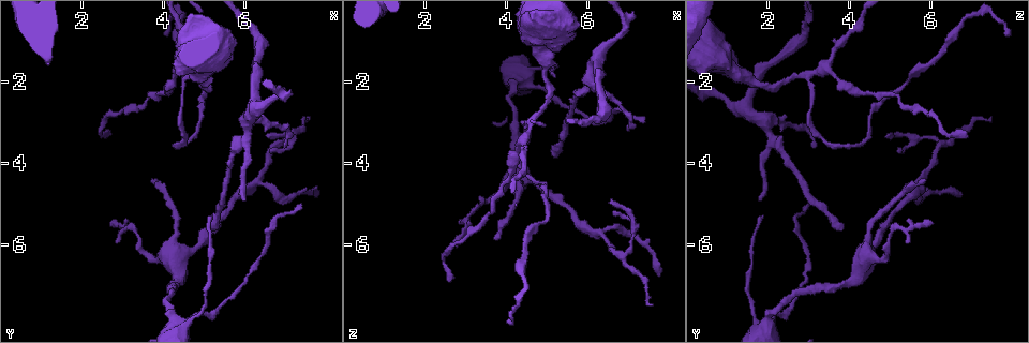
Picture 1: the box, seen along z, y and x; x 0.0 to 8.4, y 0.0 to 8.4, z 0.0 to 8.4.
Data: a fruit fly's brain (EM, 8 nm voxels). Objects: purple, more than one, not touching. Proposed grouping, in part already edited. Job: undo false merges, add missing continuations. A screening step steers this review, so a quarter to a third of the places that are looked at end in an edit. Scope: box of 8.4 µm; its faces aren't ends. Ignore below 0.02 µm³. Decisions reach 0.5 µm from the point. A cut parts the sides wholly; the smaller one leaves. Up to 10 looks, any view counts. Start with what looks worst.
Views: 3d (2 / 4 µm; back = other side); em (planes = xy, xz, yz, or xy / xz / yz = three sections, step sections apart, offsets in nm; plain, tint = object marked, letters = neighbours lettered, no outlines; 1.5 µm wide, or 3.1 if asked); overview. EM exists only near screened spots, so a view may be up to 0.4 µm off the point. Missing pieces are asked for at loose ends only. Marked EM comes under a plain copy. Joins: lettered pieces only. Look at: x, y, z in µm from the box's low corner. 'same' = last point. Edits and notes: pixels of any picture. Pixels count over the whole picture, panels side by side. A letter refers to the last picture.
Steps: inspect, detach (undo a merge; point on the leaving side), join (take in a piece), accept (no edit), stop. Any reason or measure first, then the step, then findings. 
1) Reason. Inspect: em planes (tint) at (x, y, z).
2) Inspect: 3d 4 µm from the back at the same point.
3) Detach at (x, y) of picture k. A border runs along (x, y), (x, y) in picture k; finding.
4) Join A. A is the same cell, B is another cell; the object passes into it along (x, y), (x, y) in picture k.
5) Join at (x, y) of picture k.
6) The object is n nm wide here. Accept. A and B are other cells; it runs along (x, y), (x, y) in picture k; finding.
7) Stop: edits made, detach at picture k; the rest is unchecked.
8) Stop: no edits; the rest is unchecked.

Sharp bend. Inspect: 3d 4 µm at (4.60, 1.85, 2.95).

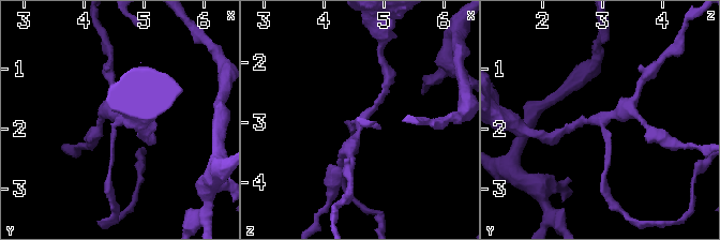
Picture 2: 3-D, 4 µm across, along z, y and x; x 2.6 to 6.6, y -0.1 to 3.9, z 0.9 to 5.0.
Inspect: em yz step 4 (letters) at (4.55, 1.85, 3.00).

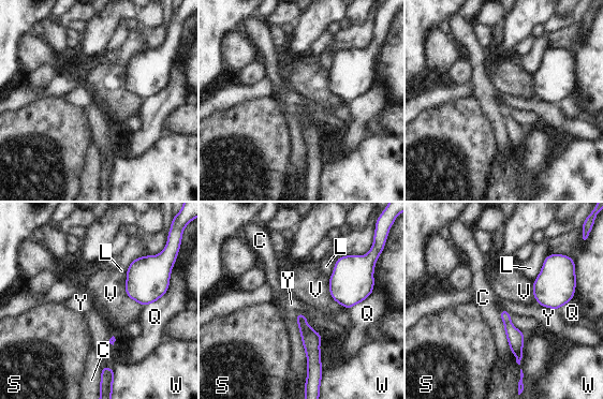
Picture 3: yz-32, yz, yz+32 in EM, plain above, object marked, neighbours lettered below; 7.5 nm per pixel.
The object is 80 nm wide here. Accept. C, L, Q, S, V, W and Y are other cells; it runs along (298, 315), (319, 366) in picture 3; one cell here.

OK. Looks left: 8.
Tapers out. Inspect: 3d 2 µm at (6.05, 4.95, 1.80).

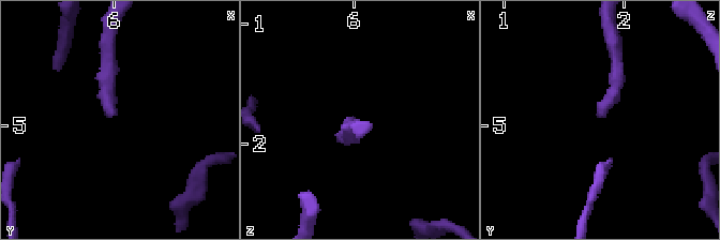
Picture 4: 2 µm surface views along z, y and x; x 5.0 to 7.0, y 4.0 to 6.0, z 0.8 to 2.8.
Inspect: em xy step 8 (tint) at (6.04, 4.92, 1.82).

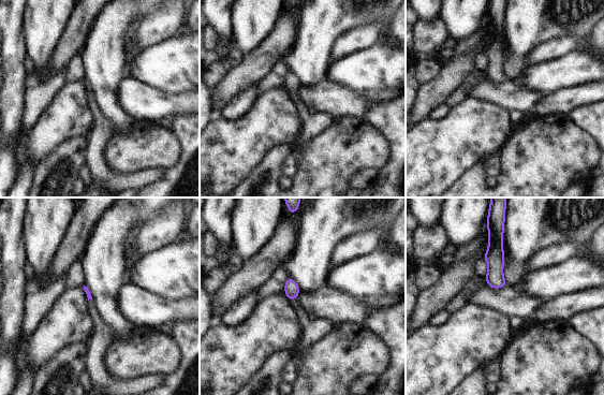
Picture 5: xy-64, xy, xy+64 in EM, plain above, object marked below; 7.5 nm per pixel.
See the neighbours. Inspect: em xy step 8 (letters) at the same point.

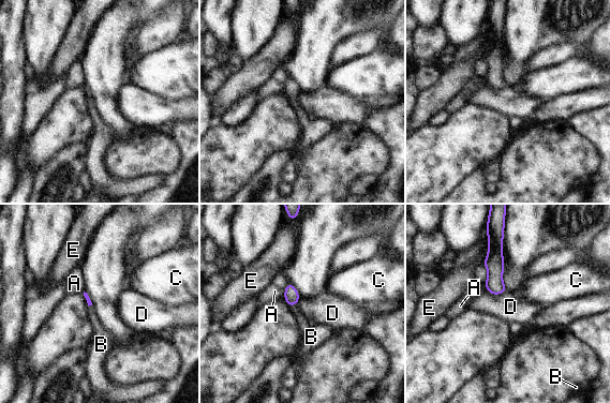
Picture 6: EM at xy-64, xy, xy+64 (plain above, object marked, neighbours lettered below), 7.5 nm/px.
Join B. B is the same cell, A, C, D and E are other cells; the object passes into it along (292, 297), (293, 304), (309, 333) in picture 6; it goes on there.

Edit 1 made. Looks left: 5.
Inspect: overview.

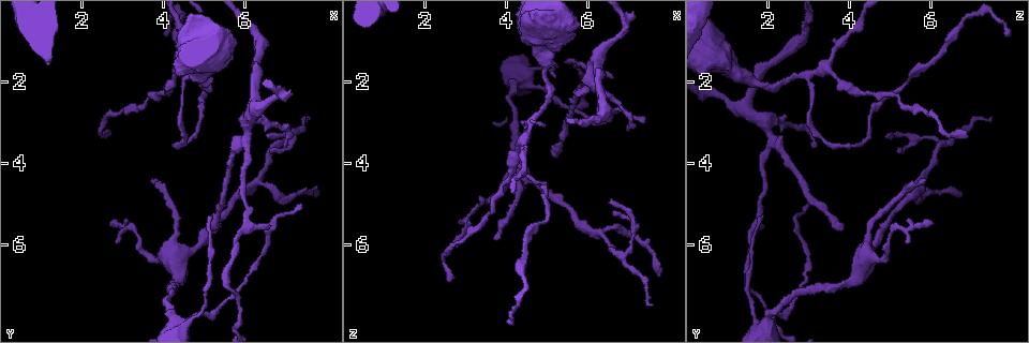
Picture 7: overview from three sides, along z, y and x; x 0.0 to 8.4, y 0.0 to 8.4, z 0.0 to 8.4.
Tapers out. Inspect: 3d 4 µm at (7.85, 4.80, 6.70).

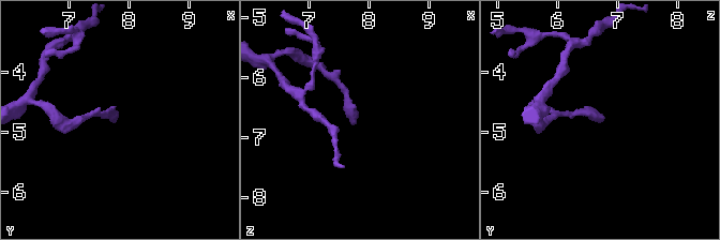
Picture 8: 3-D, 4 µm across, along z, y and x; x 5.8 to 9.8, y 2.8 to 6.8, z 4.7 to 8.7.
Inspect: em xy step 4 (letters) at (7.80, 4.80, 6.70).

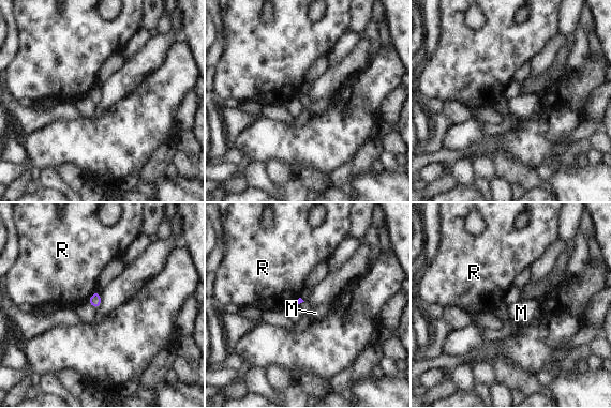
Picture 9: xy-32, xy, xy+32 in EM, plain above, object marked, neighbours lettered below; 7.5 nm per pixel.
Inspect: em planes (letters) at the same point.

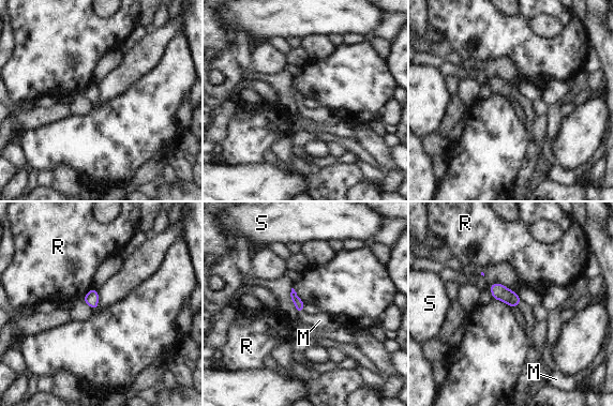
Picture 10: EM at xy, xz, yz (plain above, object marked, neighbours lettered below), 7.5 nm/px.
The object is 80 nm wide here. Join M. M is the same cell, R and S are other cells; the object passes into it along (299, 304), (300, 312), (319, 320) in picture 10; the cell continues.

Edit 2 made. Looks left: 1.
Stop: edits made, join at picture 6, join at picture 10; the rest is unchecked.

